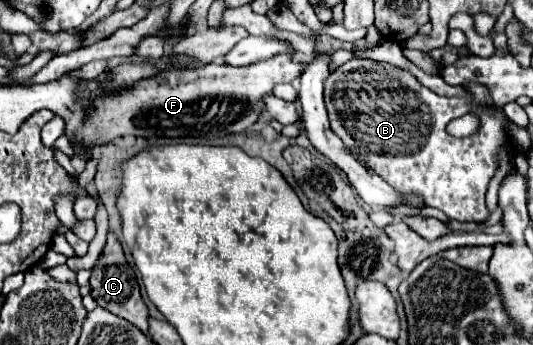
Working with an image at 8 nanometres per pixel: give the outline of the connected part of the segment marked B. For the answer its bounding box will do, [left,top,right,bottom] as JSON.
[324,60,508,222]

